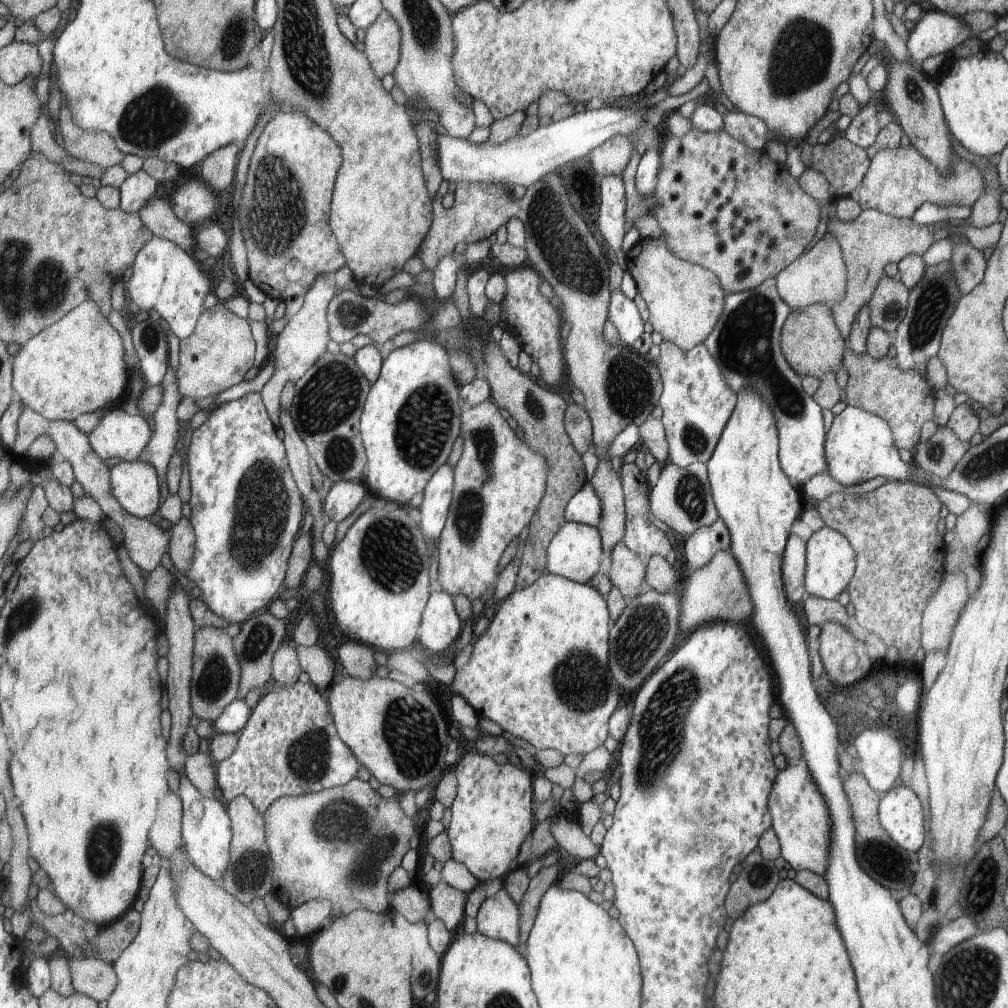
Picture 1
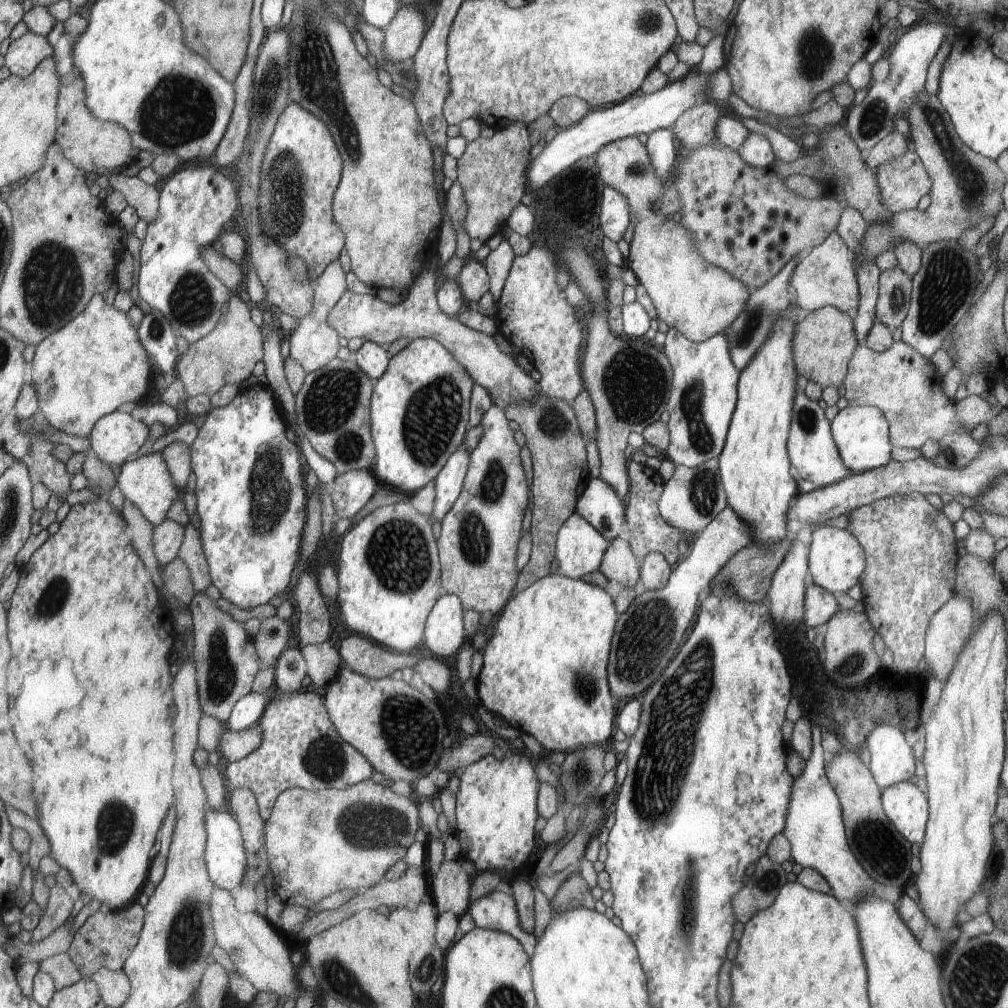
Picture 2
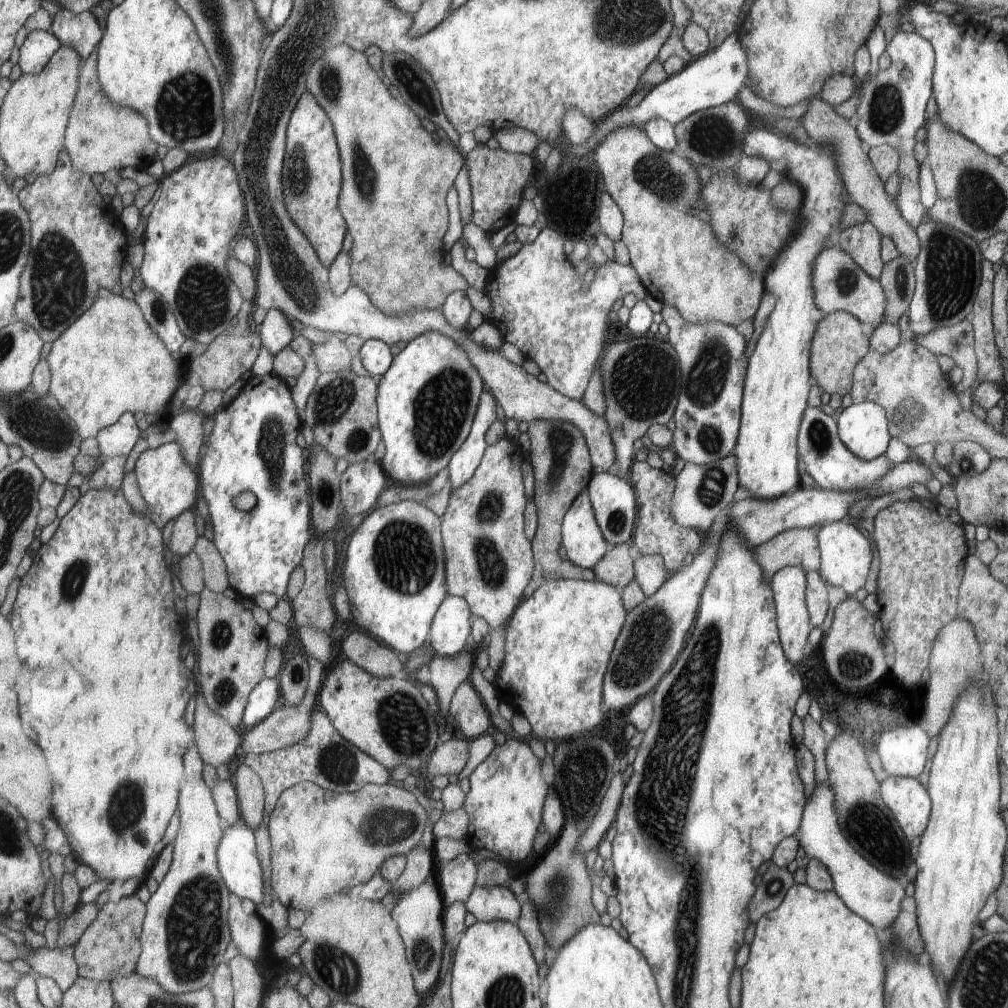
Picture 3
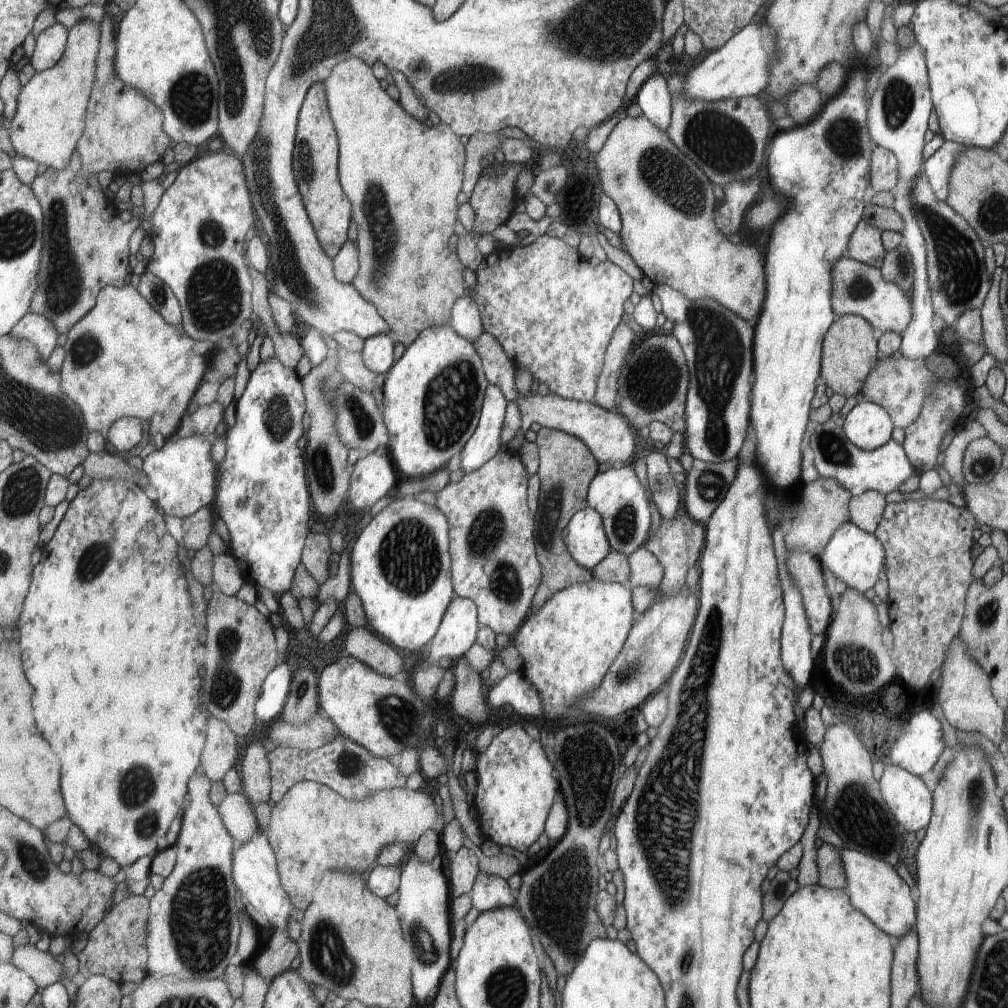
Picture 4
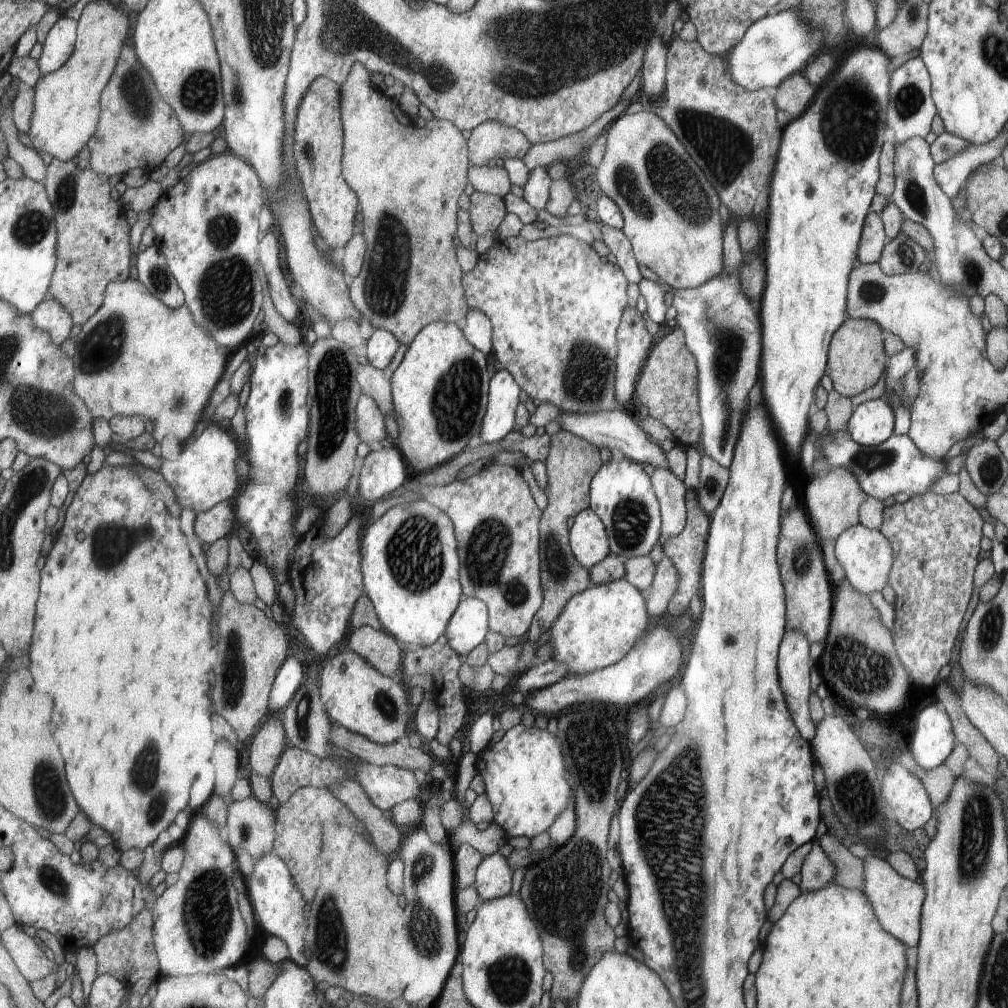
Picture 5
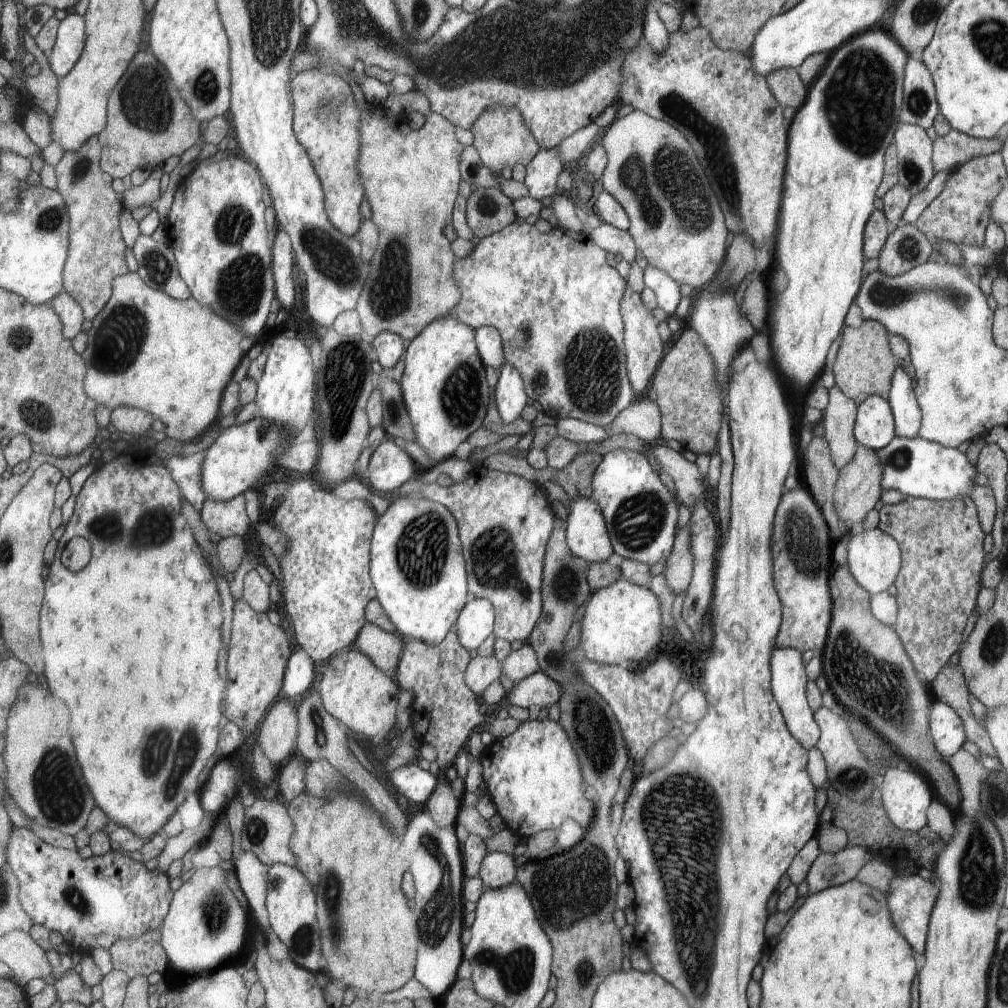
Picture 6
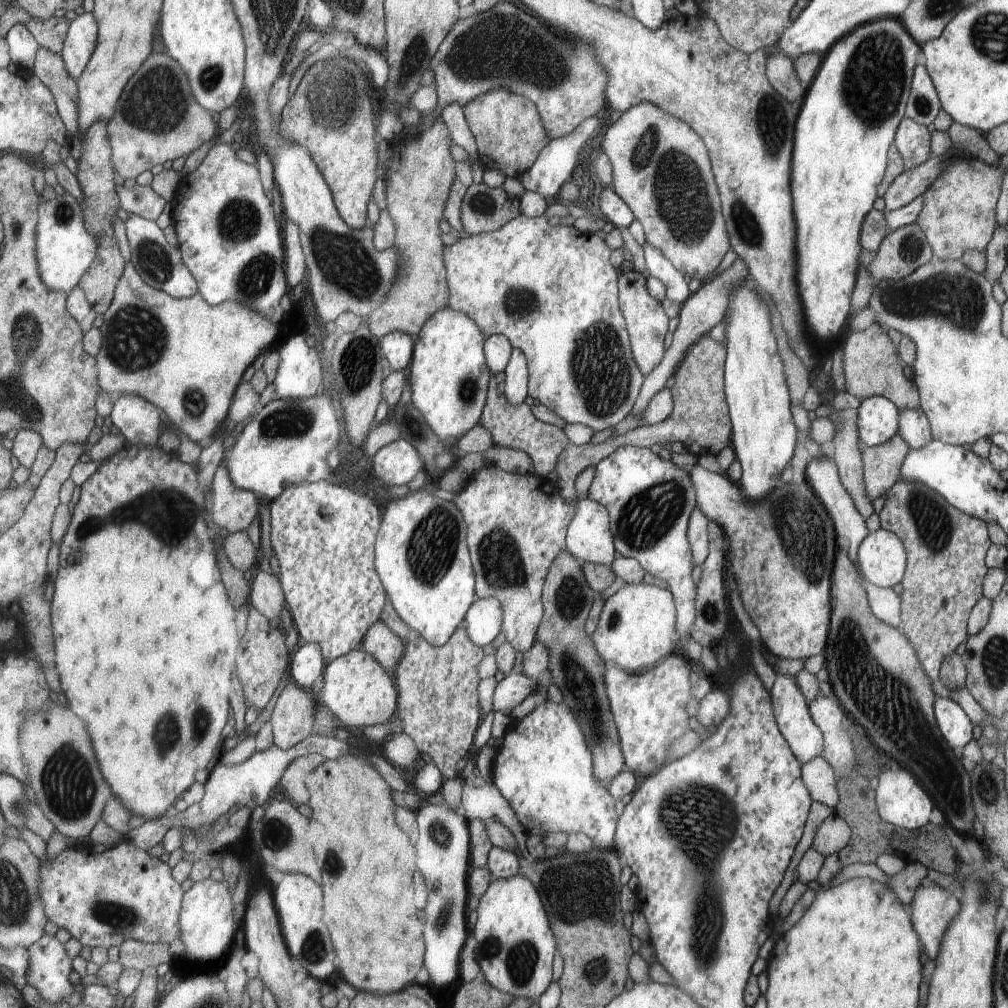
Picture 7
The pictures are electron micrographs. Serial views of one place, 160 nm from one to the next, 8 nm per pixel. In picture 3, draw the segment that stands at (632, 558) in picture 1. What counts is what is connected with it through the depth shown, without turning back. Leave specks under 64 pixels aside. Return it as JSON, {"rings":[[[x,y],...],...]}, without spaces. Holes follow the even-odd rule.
{"rings":[[[621,543],[619,546],[610,546],[608,552],[591,569],[597,580],[623,588],[634,577],[629,545]]]}

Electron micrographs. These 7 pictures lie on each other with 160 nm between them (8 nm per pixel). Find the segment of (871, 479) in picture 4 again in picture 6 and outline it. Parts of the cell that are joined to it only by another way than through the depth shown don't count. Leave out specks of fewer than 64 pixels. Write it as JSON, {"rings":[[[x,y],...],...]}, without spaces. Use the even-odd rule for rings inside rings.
{"rings":[[[894,436],[887,445],[875,452],[882,464],[882,490],[892,488],[903,496],[948,501],[955,497],[969,497],[975,486],[973,477],[977,474],[976,468],[957,447],[946,447],[917,436],[912,439]]]}

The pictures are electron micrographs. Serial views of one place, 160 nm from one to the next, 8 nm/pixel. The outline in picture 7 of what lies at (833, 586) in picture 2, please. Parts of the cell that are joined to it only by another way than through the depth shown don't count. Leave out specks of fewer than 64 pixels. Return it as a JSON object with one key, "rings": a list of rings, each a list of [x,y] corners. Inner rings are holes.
{"rings":[[[879,528],[859,543],[854,562],[864,581],[892,587],[904,576],[907,550],[896,534]]]}

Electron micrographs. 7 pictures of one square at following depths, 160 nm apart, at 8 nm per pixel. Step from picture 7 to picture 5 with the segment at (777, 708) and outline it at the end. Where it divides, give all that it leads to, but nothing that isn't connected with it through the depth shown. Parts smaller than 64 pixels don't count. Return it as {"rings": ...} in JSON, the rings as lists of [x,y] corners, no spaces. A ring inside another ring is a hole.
{"rings":[[[785,630],[784,637],[781,638],[781,645],[777,650],[777,677],[780,679],[781,690],[788,704],[789,714],[792,715],[793,724],[800,736],[811,741],[816,737],[816,726],[811,715],[807,712],[807,696],[809,696],[809,670],[811,670],[811,660],[807,656],[809,652],[809,642],[799,630]]]}

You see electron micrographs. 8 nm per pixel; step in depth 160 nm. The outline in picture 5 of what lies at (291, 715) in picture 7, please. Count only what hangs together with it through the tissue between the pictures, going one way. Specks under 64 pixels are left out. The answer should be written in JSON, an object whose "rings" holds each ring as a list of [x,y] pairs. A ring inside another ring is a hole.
{"rings":[[[267,719],[258,728],[249,746],[248,762],[251,774],[270,778],[272,771],[276,769],[277,758],[283,751],[283,740],[285,731],[279,720]]]}

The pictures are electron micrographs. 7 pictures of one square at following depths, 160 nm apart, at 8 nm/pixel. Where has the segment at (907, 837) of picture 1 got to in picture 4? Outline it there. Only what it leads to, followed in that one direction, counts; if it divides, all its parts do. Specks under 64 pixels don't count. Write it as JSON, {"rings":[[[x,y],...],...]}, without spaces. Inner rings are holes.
{"rings":[[[897,765],[882,770],[880,789],[885,802],[905,830],[925,830],[932,816],[932,792],[917,775]]]}

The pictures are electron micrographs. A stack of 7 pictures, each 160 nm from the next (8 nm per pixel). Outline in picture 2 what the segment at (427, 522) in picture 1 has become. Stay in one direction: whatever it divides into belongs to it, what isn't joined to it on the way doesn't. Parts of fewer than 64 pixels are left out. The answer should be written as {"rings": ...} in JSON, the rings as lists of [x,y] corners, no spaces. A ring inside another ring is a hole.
{"rings":[[[460,446],[451,456],[453,458],[449,458],[440,473],[433,478],[433,506],[431,514],[428,515],[429,518],[433,518],[433,522],[441,522],[449,511],[461,492],[463,476],[467,471],[469,452],[465,450],[465,446]]]}

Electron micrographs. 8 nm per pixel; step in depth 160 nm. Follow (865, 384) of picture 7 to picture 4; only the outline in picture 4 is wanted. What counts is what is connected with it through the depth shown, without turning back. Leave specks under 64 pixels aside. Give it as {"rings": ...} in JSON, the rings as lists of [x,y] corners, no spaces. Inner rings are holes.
{"rings":[[[841,315],[832,322],[824,337],[822,351],[821,376],[825,386],[833,393],[849,397],[859,396],[869,372],[876,366],[877,348],[871,324],[857,315]]]}

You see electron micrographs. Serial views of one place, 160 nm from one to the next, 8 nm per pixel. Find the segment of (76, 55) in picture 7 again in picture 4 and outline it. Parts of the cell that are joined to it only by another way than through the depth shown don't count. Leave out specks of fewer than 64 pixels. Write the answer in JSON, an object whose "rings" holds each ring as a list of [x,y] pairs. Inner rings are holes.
{"rings":[[[59,22],[41,32],[30,63],[38,71],[46,71],[54,67],[64,57],[68,48],[70,30]]]}

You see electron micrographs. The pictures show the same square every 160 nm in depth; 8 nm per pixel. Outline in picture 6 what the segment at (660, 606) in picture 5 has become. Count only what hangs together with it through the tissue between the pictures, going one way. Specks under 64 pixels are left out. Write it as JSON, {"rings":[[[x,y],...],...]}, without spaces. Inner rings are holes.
{"rings":[[[683,525],[675,533],[672,551],[664,566],[663,575],[675,596],[687,588],[692,575],[689,525]]]}

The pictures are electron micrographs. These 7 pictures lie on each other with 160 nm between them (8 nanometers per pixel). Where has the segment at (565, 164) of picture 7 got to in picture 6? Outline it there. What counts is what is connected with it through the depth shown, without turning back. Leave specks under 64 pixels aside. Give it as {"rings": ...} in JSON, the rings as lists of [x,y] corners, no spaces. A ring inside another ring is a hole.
{"rings":[[[553,148],[540,149],[540,152],[525,165],[524,185],[528,196],[539,201],[556,193],[556,180],[561,172],[560,154]]]}

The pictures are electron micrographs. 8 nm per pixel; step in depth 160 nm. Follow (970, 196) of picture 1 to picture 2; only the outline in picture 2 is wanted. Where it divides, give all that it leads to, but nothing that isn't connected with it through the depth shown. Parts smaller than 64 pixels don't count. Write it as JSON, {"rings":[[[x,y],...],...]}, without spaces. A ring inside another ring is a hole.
{"rings":[[[915,152],[881,162],[874,171],[881,206],[895,214],[916,209],[920,199],[931,193],[932,180]]]}

